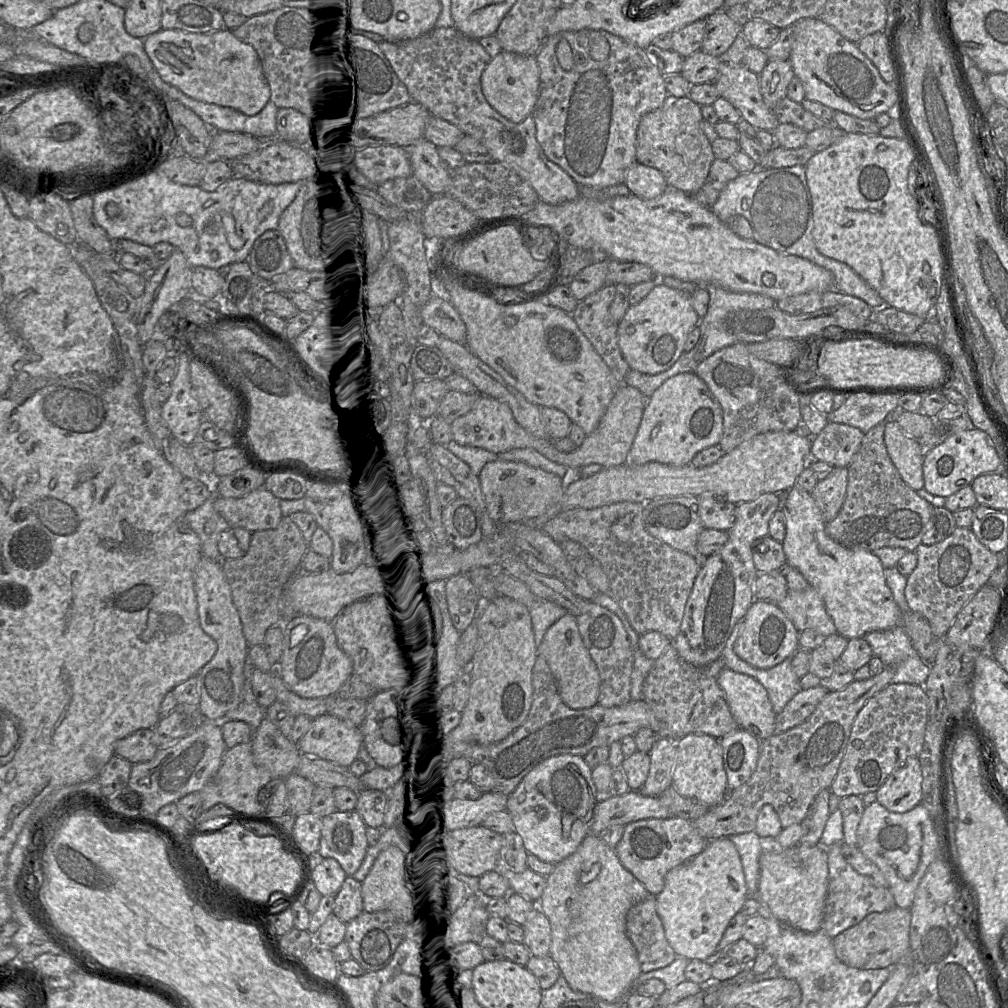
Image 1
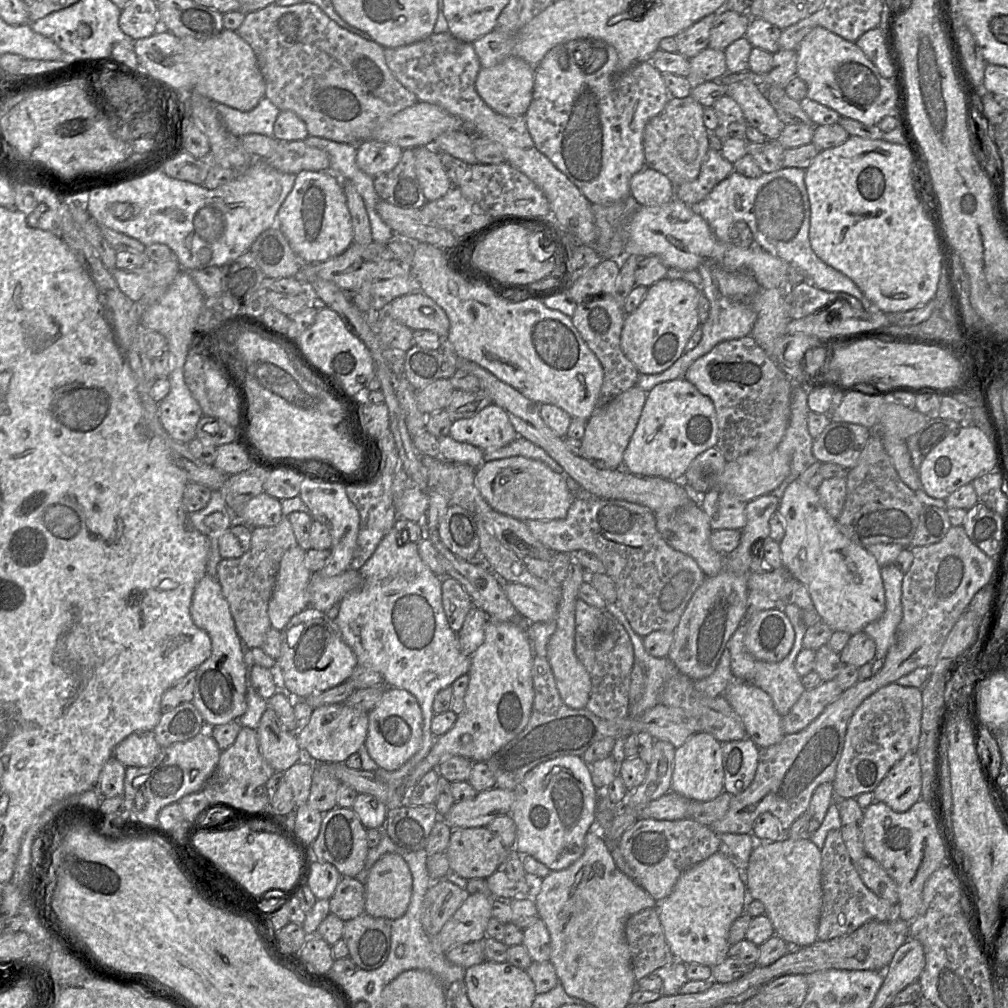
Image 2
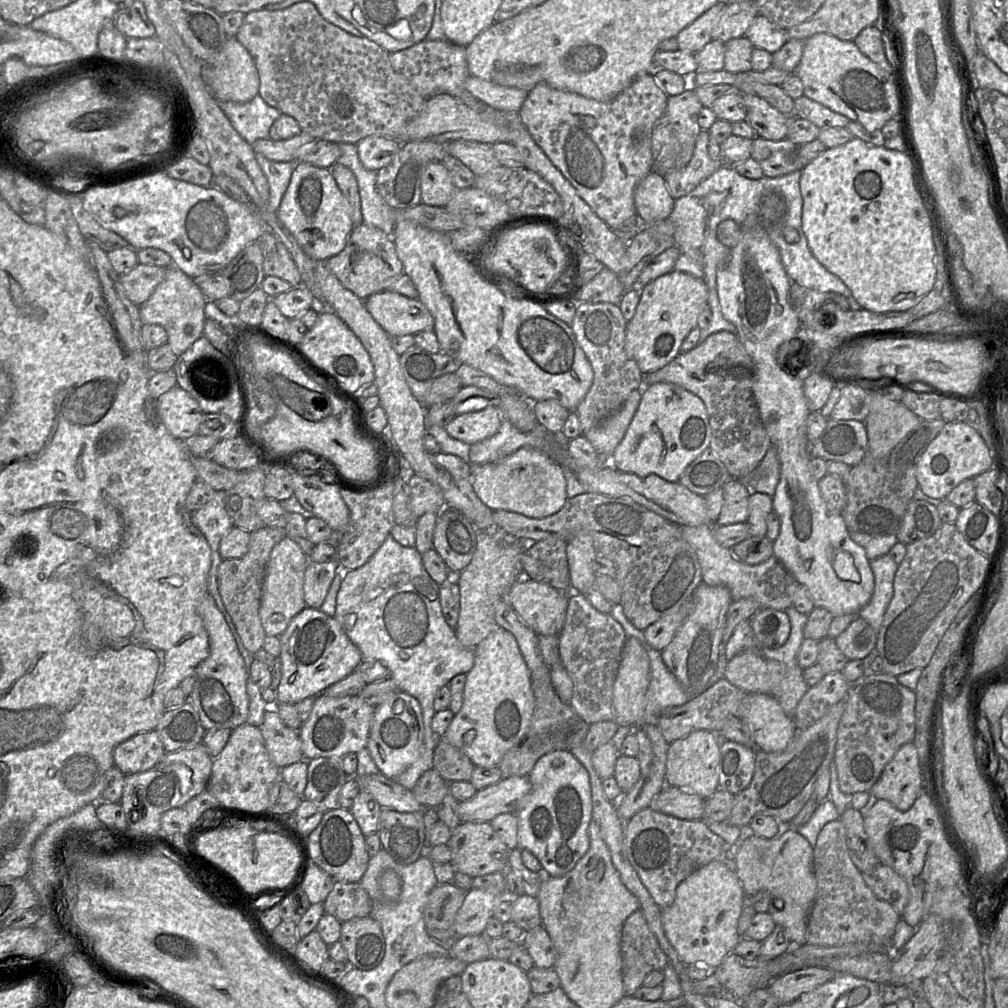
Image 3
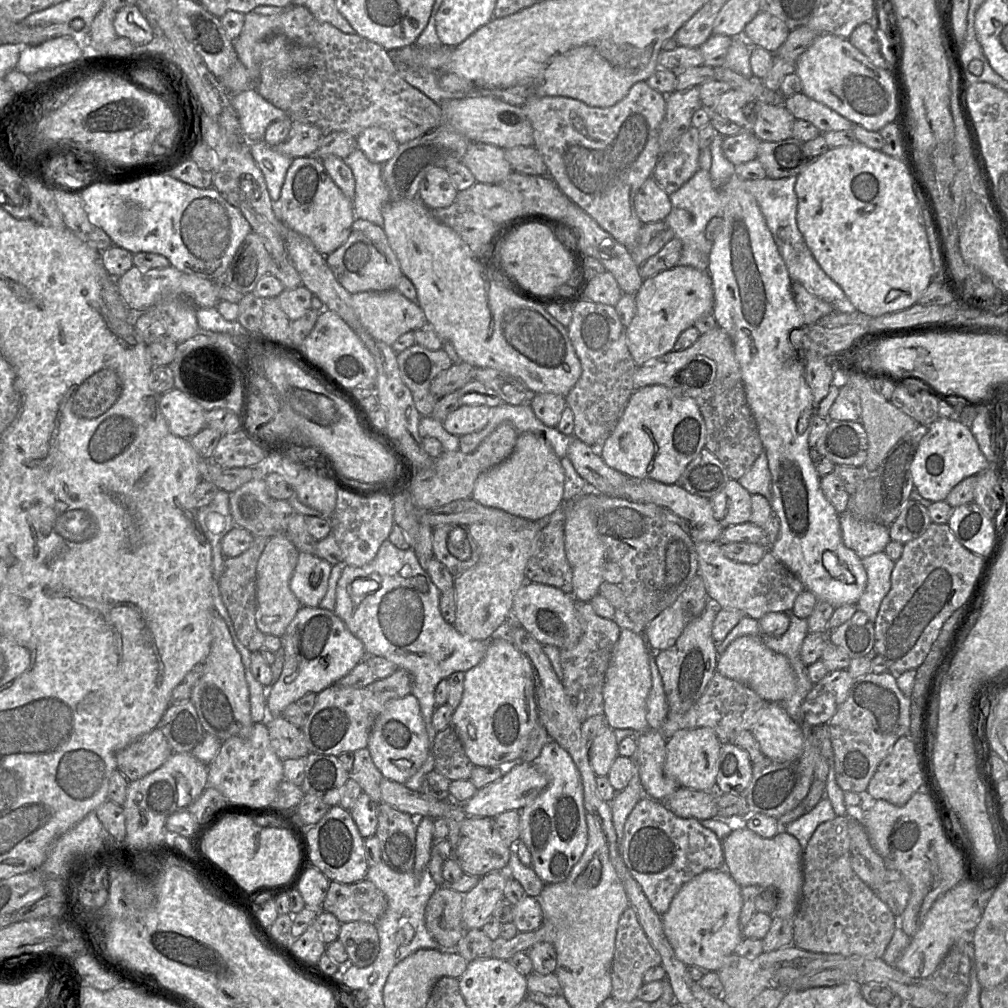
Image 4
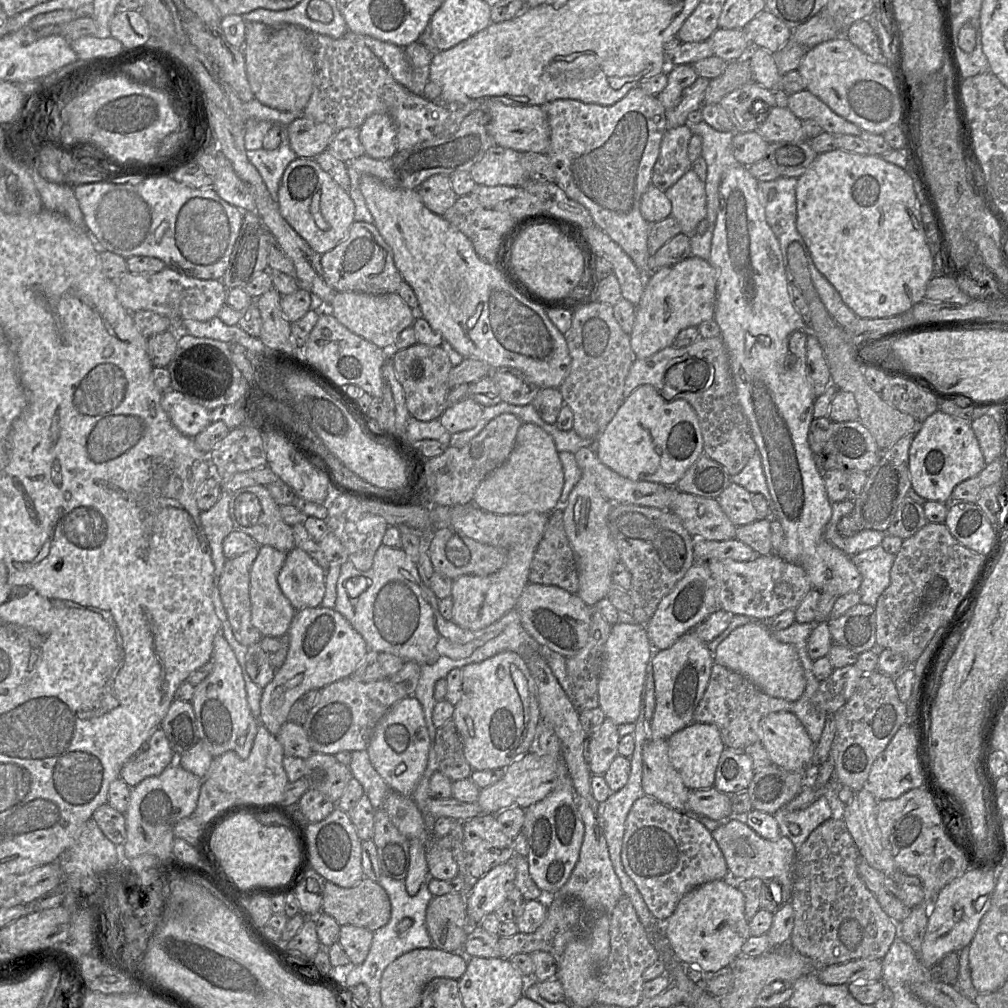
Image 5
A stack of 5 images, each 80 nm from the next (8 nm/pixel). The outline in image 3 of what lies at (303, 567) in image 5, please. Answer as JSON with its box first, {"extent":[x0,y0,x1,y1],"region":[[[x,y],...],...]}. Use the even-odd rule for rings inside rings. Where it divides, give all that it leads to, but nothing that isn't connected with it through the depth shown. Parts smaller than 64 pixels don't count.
{"extent":[304,560,339,607],"region":[[[338,560],[323,563],[308,562],[304,575],[306,606],[321,607],[339,566]]]}

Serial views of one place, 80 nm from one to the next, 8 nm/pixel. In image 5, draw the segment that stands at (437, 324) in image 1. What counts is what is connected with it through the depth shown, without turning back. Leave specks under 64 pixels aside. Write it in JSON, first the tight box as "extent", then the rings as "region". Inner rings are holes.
{"extent":[330,292,417,351],"region":[[[337,292],[330,303],[332,315],[351,332],[385,351],[390,351],[399,334],[413,325],[417,314],[396,293],[372,295],[362,292]]]}

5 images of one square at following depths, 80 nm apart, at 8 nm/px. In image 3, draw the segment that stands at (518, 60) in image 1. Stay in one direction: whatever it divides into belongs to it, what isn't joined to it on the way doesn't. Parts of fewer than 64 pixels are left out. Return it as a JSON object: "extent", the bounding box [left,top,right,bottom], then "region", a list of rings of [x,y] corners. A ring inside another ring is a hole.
{"extent":[464,76,529,113],"region":[[[473,76],[465,80],[464,87],[475,99],[503,112],[519,113],[529,93],[517,88],[495,85]]]}

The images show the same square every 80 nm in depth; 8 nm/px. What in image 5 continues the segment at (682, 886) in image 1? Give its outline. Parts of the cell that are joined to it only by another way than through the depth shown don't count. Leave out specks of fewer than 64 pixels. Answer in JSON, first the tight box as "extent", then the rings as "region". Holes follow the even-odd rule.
{"extent":[662,880,751,974],"region":[[[715,880],[689,891],[673,914],[662,923],[662,935],[676,958],[686,966],[695,966],[706,974],[720,974],[742,955],[742,947],[751,936],[745,918],[745,897],[734,880]]]}

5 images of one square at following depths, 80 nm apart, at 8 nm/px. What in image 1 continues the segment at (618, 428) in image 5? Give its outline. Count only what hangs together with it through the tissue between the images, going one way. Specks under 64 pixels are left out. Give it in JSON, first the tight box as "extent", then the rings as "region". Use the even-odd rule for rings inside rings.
{"extent":[628,372,723,467],"region":[[[694,372],[665,380],[647,399],[640,425],[628,453],[628,463],[659,462],[681,467],[701,450],[718,445],[723,433],[721,406],[707,384]]]}

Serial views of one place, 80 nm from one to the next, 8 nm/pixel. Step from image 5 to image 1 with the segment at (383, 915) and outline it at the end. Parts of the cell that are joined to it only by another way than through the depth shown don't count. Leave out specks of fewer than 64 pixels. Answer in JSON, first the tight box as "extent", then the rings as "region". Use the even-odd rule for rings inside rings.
{"extent":[332,876,364,924],"region":[[[347,876],[335,894],[332,913],[346,924],[364,911],[361,883],[352,876]]]}

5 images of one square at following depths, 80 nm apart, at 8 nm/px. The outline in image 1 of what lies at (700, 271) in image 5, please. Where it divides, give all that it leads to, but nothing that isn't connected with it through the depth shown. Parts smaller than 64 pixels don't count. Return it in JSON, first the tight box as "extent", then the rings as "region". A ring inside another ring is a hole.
{"extent":[618,282,700,375],"region":[[[656,282],[650,293],[638,304],[630,305],[618,323],[618,344],[631,370],[655,375],[669,369],[684,352],[691,330],[700,323],[690,294]]]}

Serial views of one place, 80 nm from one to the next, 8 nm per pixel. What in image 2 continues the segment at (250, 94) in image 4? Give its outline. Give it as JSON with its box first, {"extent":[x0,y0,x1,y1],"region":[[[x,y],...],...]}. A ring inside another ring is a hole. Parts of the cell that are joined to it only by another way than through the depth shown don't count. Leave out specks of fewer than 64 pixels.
{"extent":[214,96,280,137],"region":[[[265,96],[250,111],[239,111],[225,104],[214,103],[226,129],[237,137],[261,134],[273,137],[274,123],[280,110]]]}

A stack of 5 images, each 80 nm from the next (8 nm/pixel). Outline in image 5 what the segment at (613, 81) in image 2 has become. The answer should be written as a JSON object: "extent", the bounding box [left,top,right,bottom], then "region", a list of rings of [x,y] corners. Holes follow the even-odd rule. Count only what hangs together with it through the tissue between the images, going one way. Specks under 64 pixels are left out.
{"extent":[541,87,667,279],"region":[[[639,87],[632,88],[625,97],[611,106],[558,99],[545,103],[541,108],[546,113],[550,128],[547,156],[555,171],[556,184],[570,199],[589,211],[595,225],[623,249],[646,279],[652,273],[647,248],[649,223],[640,212],[640,201],[651,185],[652,170],[667,130],[665,108],[655,95],[646,94]]]}

